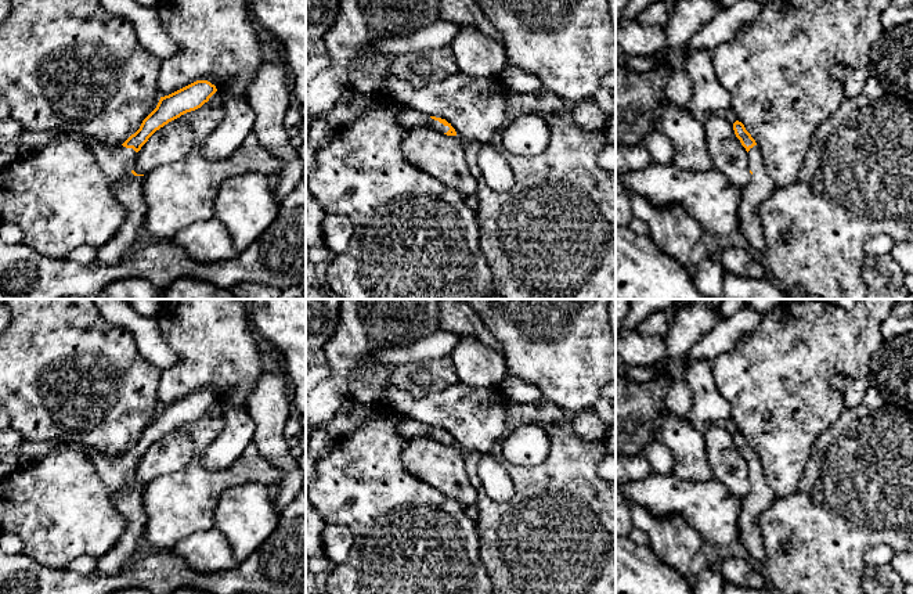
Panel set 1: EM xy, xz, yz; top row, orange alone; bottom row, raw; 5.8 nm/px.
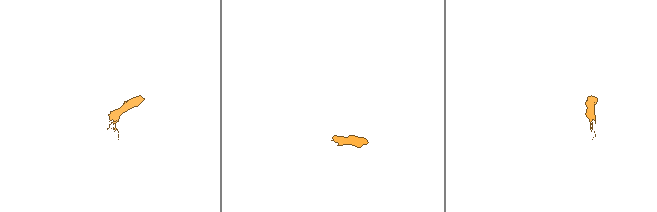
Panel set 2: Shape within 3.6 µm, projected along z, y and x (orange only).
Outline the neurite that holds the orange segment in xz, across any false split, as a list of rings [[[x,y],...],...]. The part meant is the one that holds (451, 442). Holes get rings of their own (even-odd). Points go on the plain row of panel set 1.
[[[409,415],[401,417],[401,422],[398,424],[398,432],[405,439],[425,436],[444,443],[447,446],[456,446],[455,439],[445,429],[429,426]]]

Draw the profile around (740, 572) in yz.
[[[725,558],[718,566],[725,583],[761,590],[765,588],[765,573],[759,572],[747,558]]]

